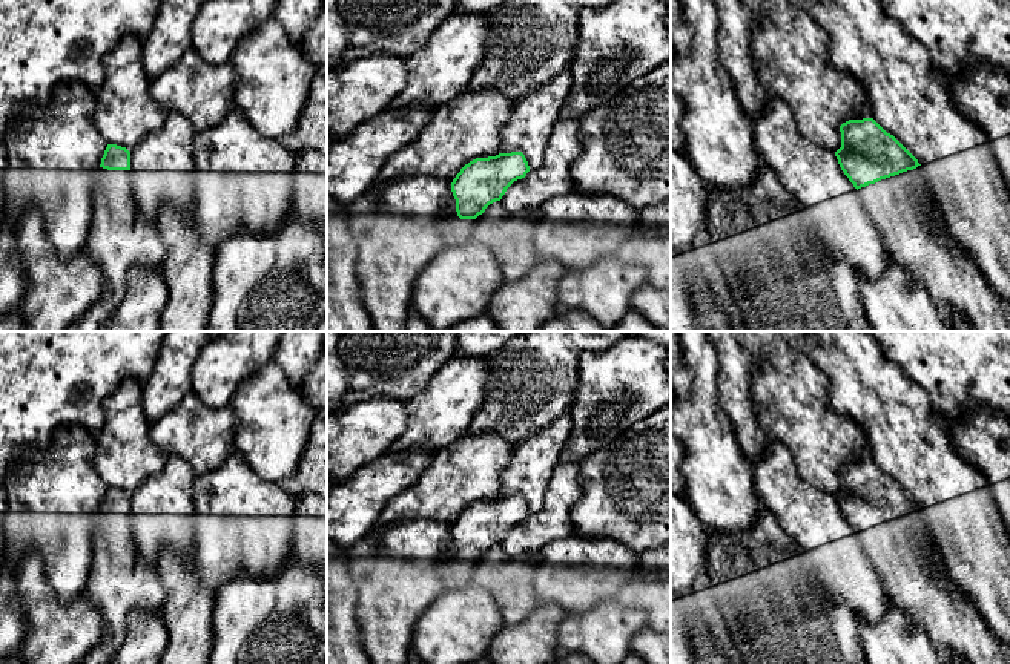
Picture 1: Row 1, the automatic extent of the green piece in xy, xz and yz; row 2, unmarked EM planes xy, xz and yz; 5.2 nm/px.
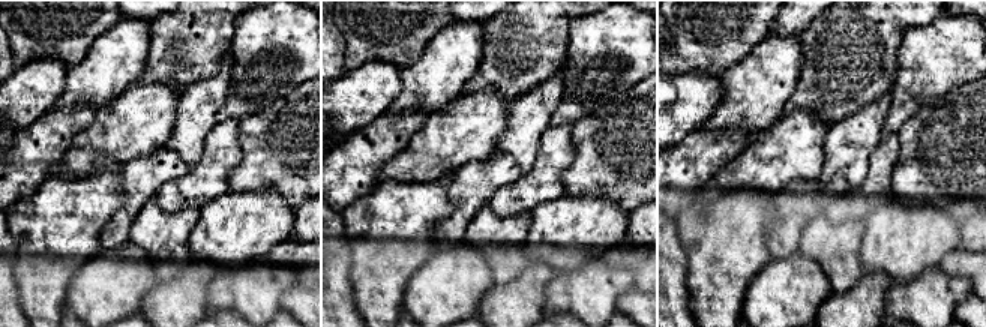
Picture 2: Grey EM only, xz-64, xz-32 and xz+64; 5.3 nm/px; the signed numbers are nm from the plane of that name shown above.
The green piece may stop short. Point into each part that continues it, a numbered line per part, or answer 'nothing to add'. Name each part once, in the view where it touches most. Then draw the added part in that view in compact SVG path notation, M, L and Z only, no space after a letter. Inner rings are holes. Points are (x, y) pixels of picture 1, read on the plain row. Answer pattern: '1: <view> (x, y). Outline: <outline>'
1: yz (903, 558). Outline: M912 514L858 532L860 543L875 566L889 600L907 613L932 641L942 664L959 658L965 664L1007 664L998 638L982 616L959 592L949 592L933 580L935 554L915 528Z

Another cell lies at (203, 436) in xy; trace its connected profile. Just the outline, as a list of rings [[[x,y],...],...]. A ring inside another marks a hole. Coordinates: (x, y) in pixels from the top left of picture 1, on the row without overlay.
[[[192,391],[150,425],[150,439],[167,455],[184,459],[196,477],[212,472],[235,452],[235,411],[230,405],[215,409]]]

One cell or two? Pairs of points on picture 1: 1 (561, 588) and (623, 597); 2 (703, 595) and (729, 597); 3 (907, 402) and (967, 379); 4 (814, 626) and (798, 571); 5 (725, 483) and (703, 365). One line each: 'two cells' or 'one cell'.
1: two cells
2: two cells
3: two cells
4: one cell
5: one cell

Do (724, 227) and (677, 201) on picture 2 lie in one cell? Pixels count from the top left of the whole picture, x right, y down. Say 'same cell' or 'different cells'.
different cells

